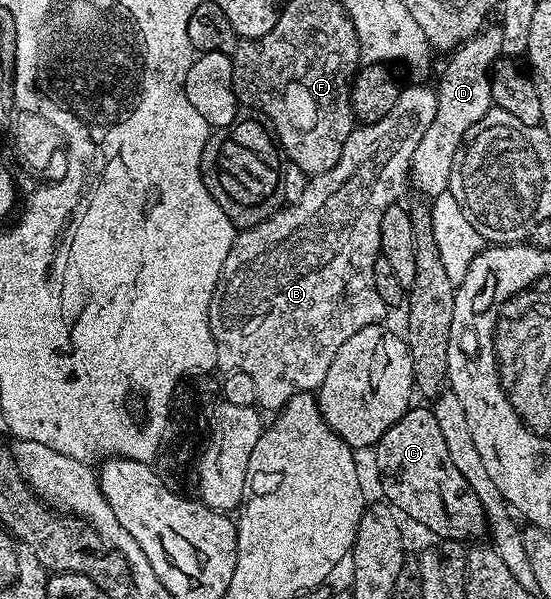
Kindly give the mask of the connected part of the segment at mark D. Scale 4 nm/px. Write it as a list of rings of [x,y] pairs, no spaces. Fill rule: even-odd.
[[[497,25],[484,26],[478,35],[450,52],[448,59],[451,60],[437,82],[437,117],[433,117],[433,125],[425,129],[425,137],[421,137],[421,145],[417,145],[417,153],[413,153],[411,162],[410,182],[426,197],[440,195],[450,188],[455,157],[462,148],[465,133],[469,133],[469,129],[473,129],[493,106],[489,72],[502,55],[501,29]]]

